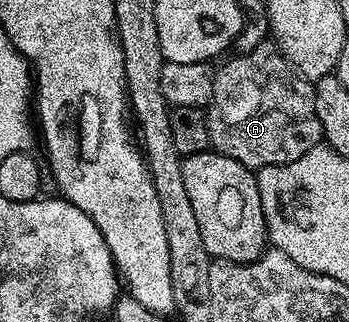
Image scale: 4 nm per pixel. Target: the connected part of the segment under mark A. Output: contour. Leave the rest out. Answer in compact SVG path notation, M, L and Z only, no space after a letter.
M264 41L257 49L244 51L234 56L222 68L215 72L215 88L213 98L207 104L207 124L211 147L225 157L233 157L241 165L258 169L274 163L297 161L309 149L320 146L324 142L323 126L317 117L315 104L315 88L312 80L304 79L298 74L291 62L279 52L273 41Z

